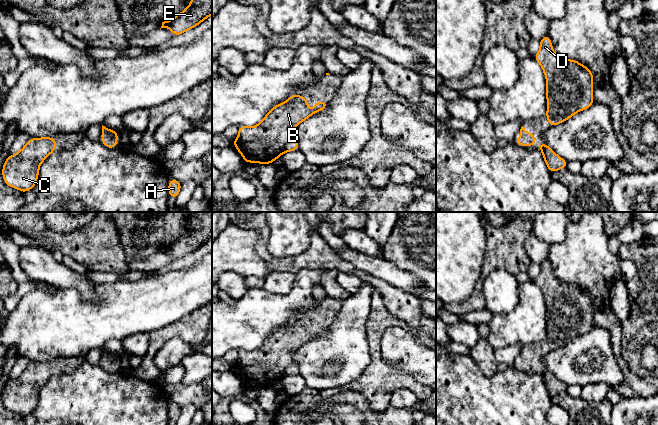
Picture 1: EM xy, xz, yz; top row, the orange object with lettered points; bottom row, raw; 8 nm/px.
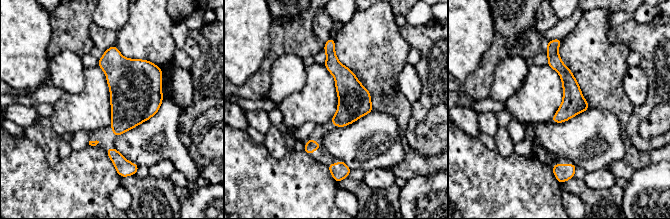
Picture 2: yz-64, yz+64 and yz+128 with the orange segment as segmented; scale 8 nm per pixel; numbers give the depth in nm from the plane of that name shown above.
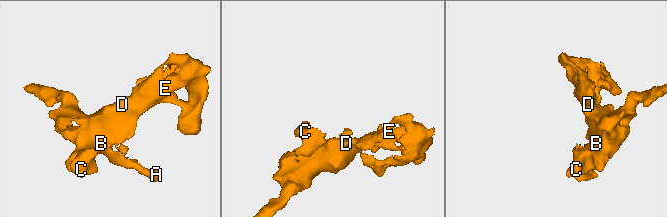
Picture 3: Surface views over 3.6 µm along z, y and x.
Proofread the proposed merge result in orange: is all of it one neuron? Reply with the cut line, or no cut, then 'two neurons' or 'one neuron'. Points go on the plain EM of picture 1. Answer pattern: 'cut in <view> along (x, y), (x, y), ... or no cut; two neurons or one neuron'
no cut; one neuron

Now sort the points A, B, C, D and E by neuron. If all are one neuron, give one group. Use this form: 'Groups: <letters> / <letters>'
Groups: A B C D E

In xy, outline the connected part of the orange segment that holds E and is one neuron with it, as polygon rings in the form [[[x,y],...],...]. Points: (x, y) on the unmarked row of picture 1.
[[[197,213],[188,231],[169,245],[162,246],[161,252],[168,251],[172,257],[180,259],[196,251],[212,239],[212,213]]]

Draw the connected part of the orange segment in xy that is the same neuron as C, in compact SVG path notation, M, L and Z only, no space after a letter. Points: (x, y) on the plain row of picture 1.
M31 362L18 377L7 381L2 393L4 406L23 417L33 413L40 388L55 373L55 362Z

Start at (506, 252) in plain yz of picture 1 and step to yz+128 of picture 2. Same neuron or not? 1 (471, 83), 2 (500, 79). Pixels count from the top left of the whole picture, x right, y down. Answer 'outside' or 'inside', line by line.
1: inside
2: outside

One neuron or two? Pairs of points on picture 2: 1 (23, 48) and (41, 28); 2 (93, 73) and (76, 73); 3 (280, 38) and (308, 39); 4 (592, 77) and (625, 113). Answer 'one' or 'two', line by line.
1: one
2: two
3: one
4: one

